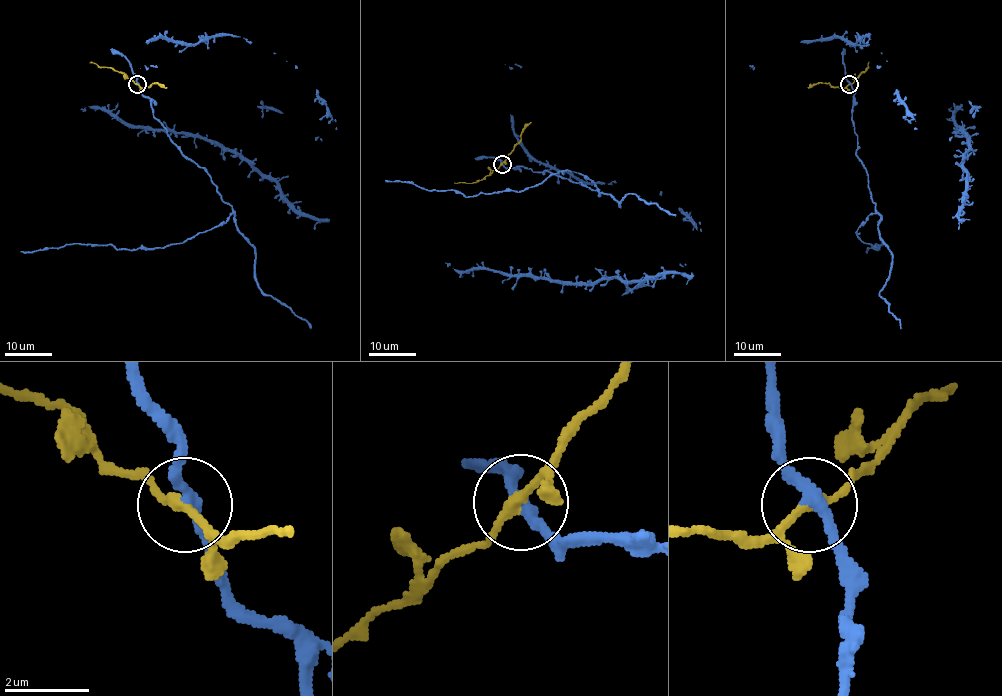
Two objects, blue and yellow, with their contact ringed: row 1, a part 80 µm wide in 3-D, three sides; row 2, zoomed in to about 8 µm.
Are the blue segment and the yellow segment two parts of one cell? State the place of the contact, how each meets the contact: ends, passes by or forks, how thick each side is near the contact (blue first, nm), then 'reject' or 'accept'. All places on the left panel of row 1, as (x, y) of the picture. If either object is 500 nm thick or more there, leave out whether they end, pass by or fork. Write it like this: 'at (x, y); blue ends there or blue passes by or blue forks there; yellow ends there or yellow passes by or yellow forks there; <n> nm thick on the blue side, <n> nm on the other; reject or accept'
at (137, 84); blue passes by; yellow passes by; 280 nm thick on the blue side, 200 nm on the other; reject

